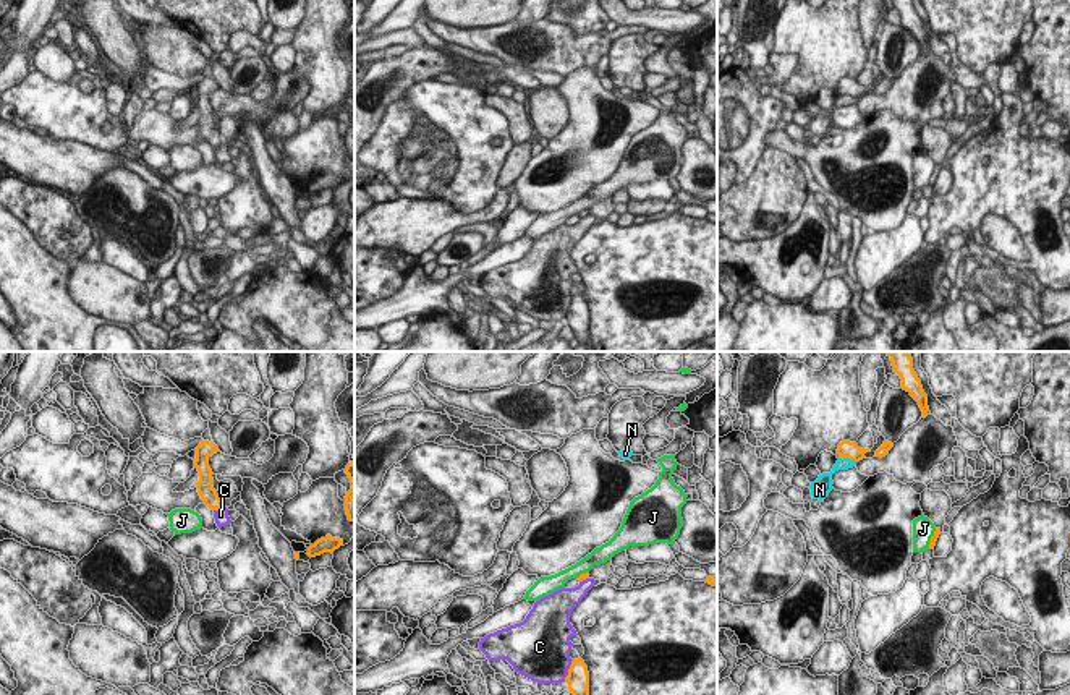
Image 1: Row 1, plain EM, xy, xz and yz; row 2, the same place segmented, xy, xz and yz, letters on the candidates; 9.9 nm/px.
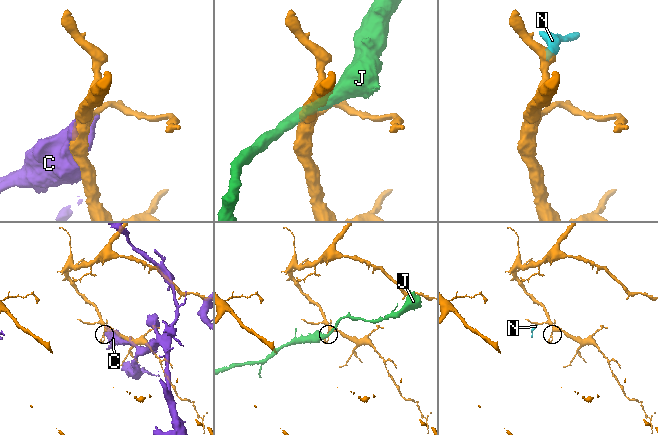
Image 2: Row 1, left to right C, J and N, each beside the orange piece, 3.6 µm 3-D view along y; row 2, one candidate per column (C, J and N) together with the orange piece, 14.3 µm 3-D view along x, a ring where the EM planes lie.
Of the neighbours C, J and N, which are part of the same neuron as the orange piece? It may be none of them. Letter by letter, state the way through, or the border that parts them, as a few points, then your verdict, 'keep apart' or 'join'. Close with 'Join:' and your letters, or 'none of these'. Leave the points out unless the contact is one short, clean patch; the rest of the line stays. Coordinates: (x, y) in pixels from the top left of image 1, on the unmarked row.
C: keep apart
J: along yz (936, 166), (928, 185) | keep apart
N: along yz (839, 94), (849, 94), (855, 99) | keep apart
Join: none of these

